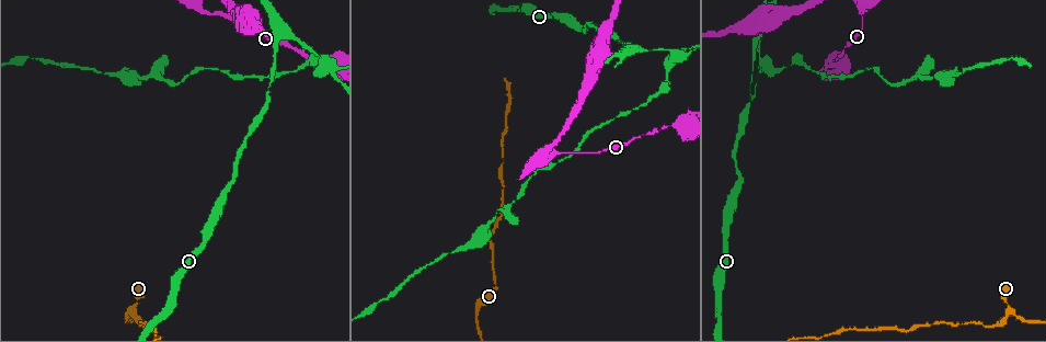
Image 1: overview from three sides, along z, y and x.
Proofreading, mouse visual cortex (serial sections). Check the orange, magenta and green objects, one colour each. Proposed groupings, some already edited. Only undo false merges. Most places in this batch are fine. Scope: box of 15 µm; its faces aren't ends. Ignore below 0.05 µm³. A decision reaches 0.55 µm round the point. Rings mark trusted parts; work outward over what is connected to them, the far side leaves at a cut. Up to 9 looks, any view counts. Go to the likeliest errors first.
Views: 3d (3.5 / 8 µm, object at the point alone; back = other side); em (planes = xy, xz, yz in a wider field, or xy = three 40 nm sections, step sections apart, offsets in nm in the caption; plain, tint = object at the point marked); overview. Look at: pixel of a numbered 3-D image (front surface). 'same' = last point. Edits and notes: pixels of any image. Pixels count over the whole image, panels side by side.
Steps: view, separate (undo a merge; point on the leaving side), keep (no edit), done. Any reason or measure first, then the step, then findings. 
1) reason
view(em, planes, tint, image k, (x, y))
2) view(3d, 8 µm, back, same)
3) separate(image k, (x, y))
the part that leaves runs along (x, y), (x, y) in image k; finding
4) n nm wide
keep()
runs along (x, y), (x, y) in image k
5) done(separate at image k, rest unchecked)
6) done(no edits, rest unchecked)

three arms meet
view(3d, 3.5 µm, image 1, (762, 34))

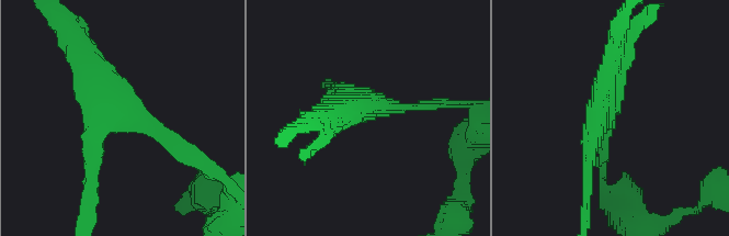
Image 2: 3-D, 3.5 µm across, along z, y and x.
3 arms; arms of 200, 200, 400 nm; shape alone is not enough
view(em, xy, step 3, tint, image 2, (601, 115))

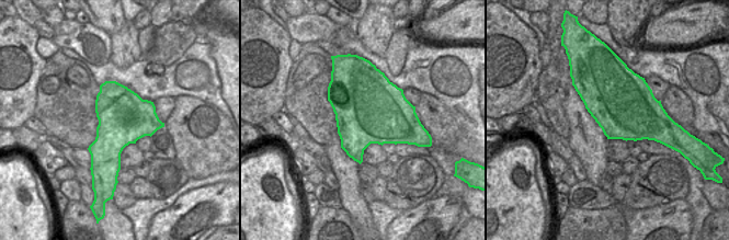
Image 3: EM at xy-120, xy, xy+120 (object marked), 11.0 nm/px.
750 nm wide
keep()
runs along (88, 179), (111, 114), (175, 145) in image 2; all the same cell

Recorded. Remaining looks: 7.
view(3d, 3.5 µm, image 1, (762, 71))

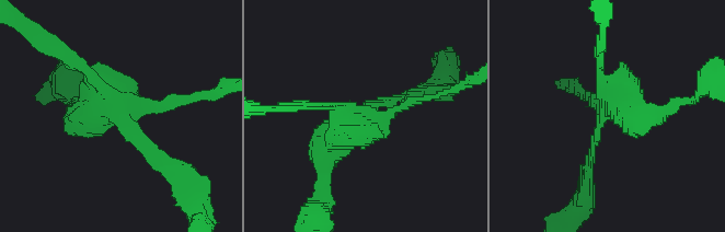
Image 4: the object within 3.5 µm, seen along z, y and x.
arms of 150, 150, 150, 250 nm
separate(image 4, (328, 189))
two cells meet here

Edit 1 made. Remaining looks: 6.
see it whole again
view(overview)

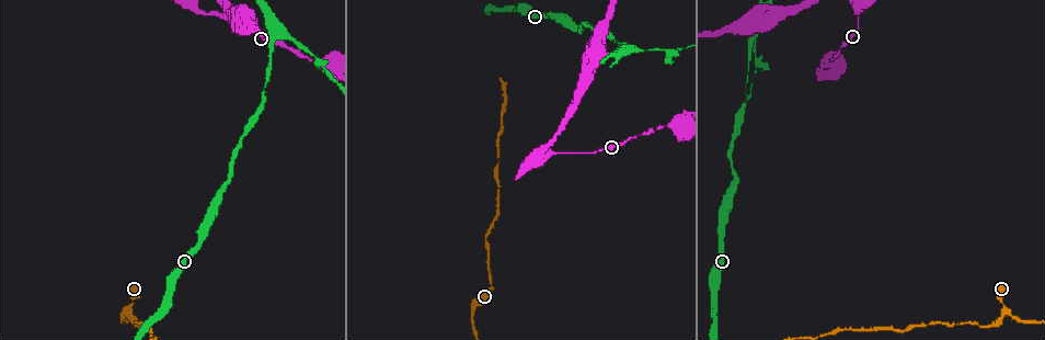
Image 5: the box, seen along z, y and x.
three-way junction
view(3d, 3.5 µm, image 5, (1006, 313))

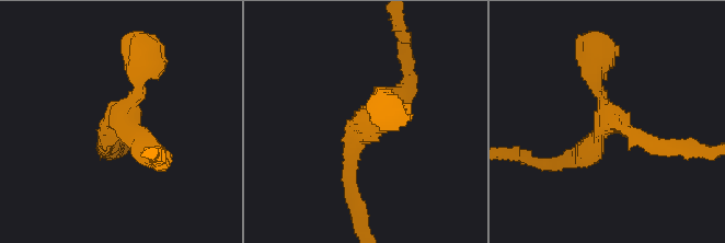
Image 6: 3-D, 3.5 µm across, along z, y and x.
3 arms; arms of 250, 350, 350 nm
view(em, xy, step 3, tint, image 6, (120, 118))

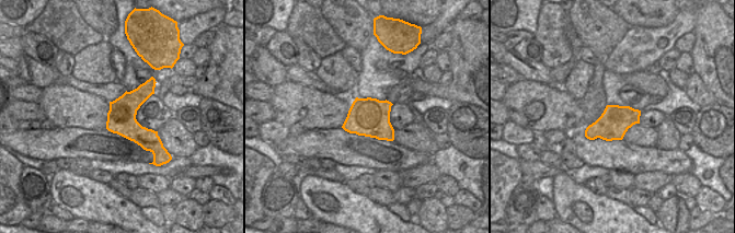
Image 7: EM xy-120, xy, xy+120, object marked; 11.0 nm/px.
keep()
runs along (598, 55), (609, 122), (567, 159) in image 6; all the same cell

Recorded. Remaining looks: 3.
view(3d, 3.5 µm, image 5, (195, 9))

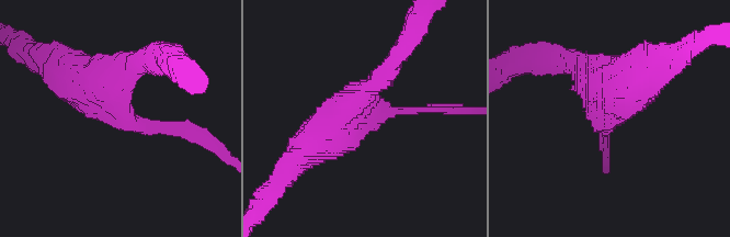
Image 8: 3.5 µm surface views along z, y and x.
view(em, xy, step 3, tint, image 8, (608, 114))

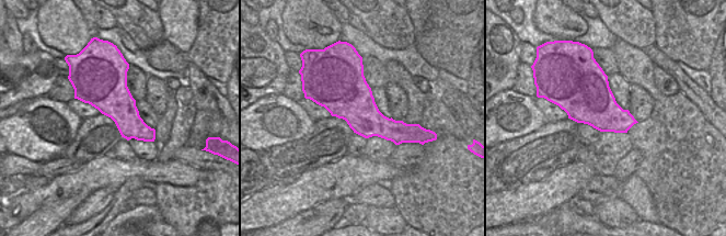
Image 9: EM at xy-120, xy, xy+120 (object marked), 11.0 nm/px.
keep()
all the same cell

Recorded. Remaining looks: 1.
done(separate at image 4, rest unchecked)

